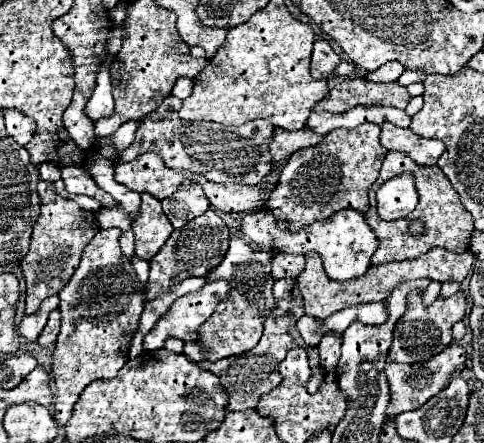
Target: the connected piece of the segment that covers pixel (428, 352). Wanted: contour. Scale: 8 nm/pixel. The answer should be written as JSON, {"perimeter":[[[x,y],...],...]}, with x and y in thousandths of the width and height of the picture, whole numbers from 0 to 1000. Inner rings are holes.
{"perimeter":[[[950,655],[930,673],[905,673],[893,691],[872,686],[872,659],[851,659],[843,668],[843,700],[818,727],[814,740],[814,772],[802,790],[802,817],[876,817],[901,799],[909,799],[934,772],[934,731],[955,722],[963,709],[963,664]]]}

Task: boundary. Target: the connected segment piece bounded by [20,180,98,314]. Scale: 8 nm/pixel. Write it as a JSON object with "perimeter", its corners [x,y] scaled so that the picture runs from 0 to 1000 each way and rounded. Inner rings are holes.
{"perimeter":[[[83,406],[79,438],[87,451],[87,483],[79,488],[70,524],[66,524],[62,569],[41,591],[45,619],[54,628],[54,709],[74,704],[91,673],[120,664],[128,655],[132,623],[140,637],[145,619],[153,619],[153,609],[165,591],[165,573],[169,573],[178,546],[186,546],[186,537],[194,537],[194,528],[202,524],[194,483],[182,474],[169,474],[145,447],[124,447],[112,433],[107,411]]]}

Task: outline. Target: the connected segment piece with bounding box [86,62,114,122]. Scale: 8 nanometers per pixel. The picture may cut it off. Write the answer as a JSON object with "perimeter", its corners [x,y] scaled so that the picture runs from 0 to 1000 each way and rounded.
{"perimeter":[[[215,140],[215,163],[202,167],[202,190],[194,199],[194,212],[186,217],[186,230],[178,239],[178,257],[186,266],[207,271],[236,257],[236,226],[231,226],[231,199],[227,199],[227,149]]]}

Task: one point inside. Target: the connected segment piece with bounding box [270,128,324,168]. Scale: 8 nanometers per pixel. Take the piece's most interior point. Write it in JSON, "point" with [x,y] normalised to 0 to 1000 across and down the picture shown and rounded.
{"point":[583,323]}

